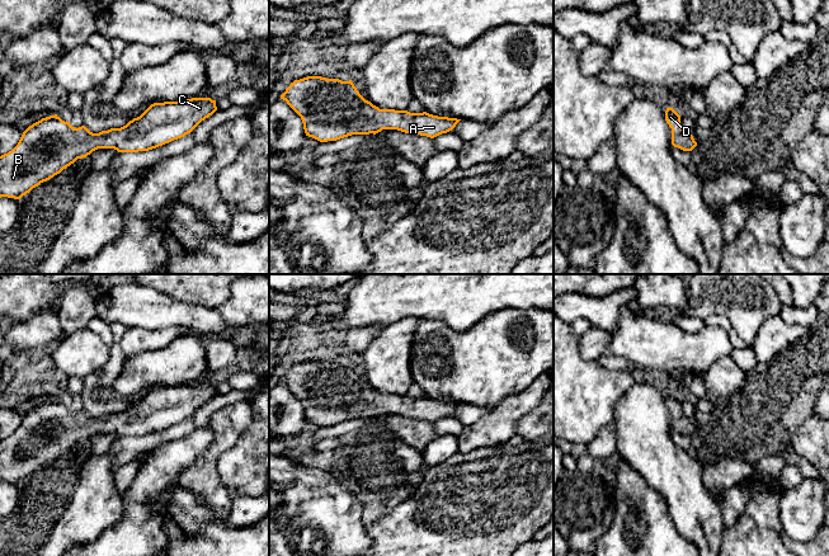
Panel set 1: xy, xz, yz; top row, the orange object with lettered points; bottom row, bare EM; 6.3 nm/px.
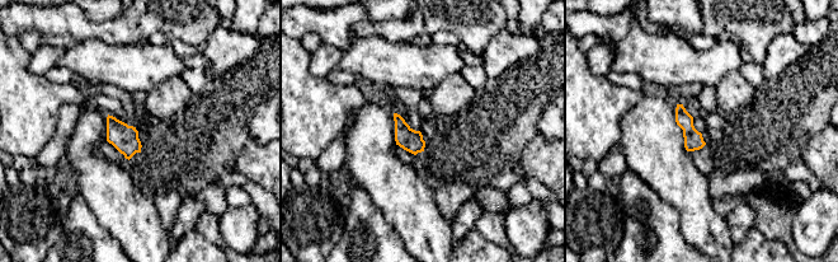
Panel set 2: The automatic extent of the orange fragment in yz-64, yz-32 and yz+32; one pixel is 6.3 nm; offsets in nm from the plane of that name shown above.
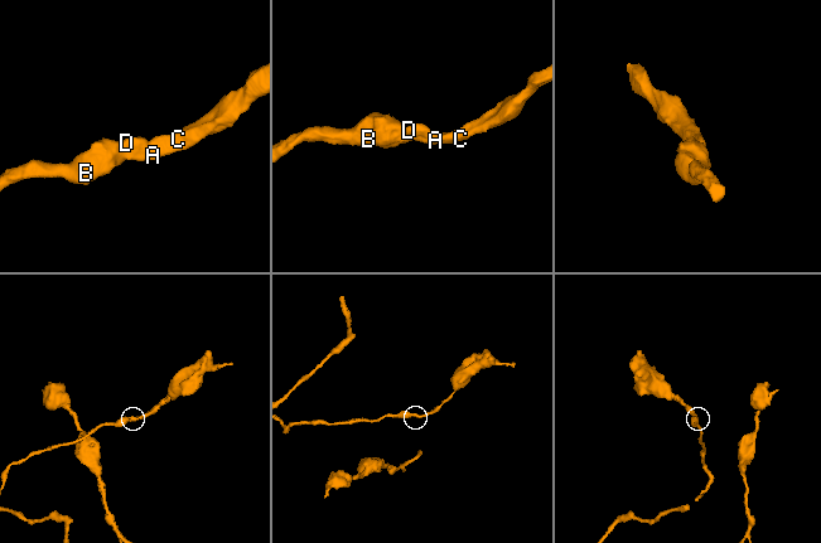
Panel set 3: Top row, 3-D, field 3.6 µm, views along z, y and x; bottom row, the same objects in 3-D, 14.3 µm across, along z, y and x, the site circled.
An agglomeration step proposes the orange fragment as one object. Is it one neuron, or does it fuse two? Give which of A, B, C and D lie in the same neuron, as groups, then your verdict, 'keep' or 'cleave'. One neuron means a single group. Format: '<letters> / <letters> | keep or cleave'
A B C D | keep

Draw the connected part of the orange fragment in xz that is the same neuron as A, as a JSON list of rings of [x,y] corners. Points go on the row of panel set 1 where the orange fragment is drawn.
[[[307,76],[295,80],[281,99],[301,117],[306,136],[320,142],[352,135],[397,129],[434,138],[452,131],[461,121],[408,110],[380,109],[366,100],[352,80]]]

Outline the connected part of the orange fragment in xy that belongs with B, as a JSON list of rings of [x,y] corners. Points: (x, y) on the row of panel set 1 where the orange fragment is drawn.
[[[211,98],[154,103],[126,126],[99,133],[90,132],[85,126],[75,128],[57,114],[42,118],[23,132],[18,145],[11,151],[0,156],[0,198],[20,199],[41,183],[50,180],[77,159],[86,157],[98,149],[138,152],[182,138],[216,110],[216,100]]]

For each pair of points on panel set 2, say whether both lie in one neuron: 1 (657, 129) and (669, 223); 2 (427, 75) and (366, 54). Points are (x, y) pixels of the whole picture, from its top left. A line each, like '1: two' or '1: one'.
1: two
2: one

